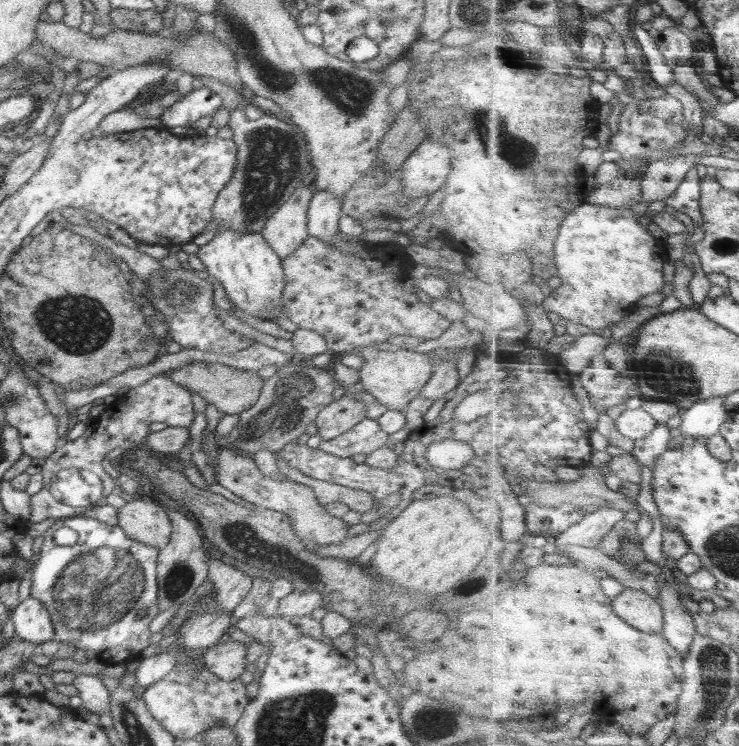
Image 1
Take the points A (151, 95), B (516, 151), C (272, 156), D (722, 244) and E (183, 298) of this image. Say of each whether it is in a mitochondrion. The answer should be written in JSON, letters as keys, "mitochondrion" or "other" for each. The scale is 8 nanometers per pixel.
{"A":"other","B":"mitochondrion","C":"mitochondrion","D":"mitochondrion","E":"mitochondrion"}

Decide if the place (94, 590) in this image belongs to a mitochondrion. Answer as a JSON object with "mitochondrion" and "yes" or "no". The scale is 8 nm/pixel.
{"mitochondrion":"yes"}

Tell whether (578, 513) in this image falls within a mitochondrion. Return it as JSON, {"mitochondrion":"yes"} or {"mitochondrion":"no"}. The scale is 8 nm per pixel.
{"mitochondrion":"yes"}

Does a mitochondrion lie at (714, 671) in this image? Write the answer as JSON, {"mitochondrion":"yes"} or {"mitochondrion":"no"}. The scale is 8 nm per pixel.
{"mitochondrion":"yes"}

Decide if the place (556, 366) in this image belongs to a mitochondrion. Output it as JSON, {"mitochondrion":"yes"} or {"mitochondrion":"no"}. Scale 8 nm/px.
{"mitochondrion":"no"}

